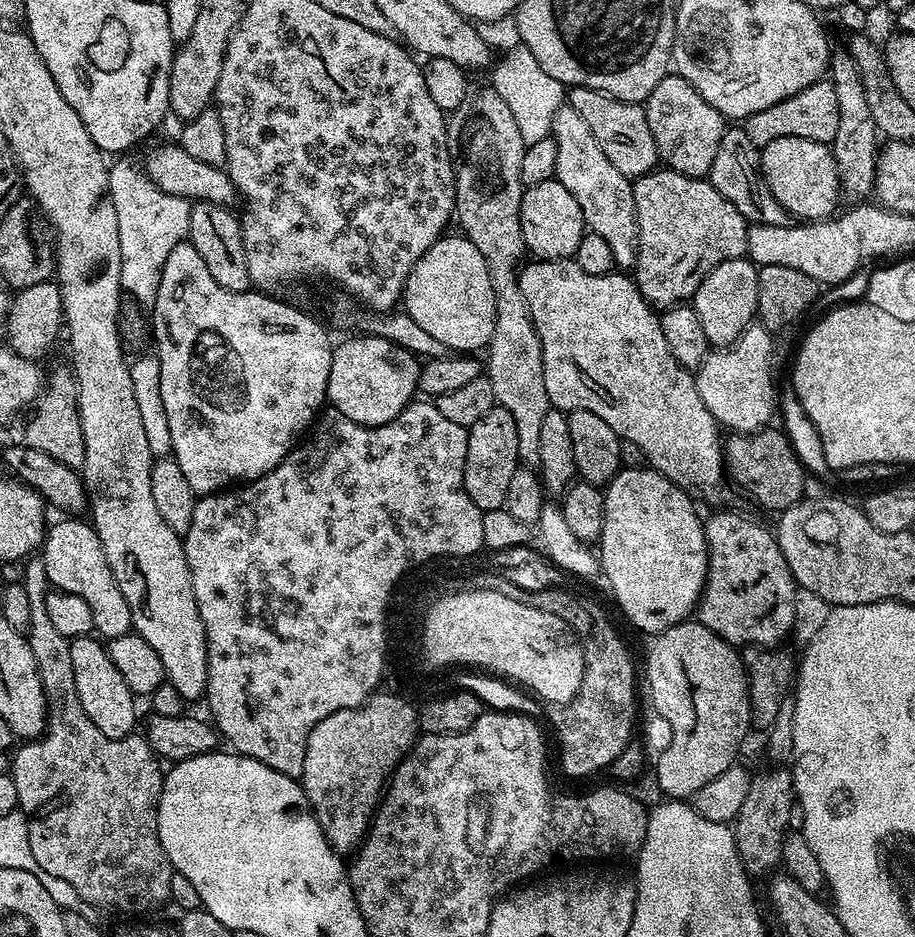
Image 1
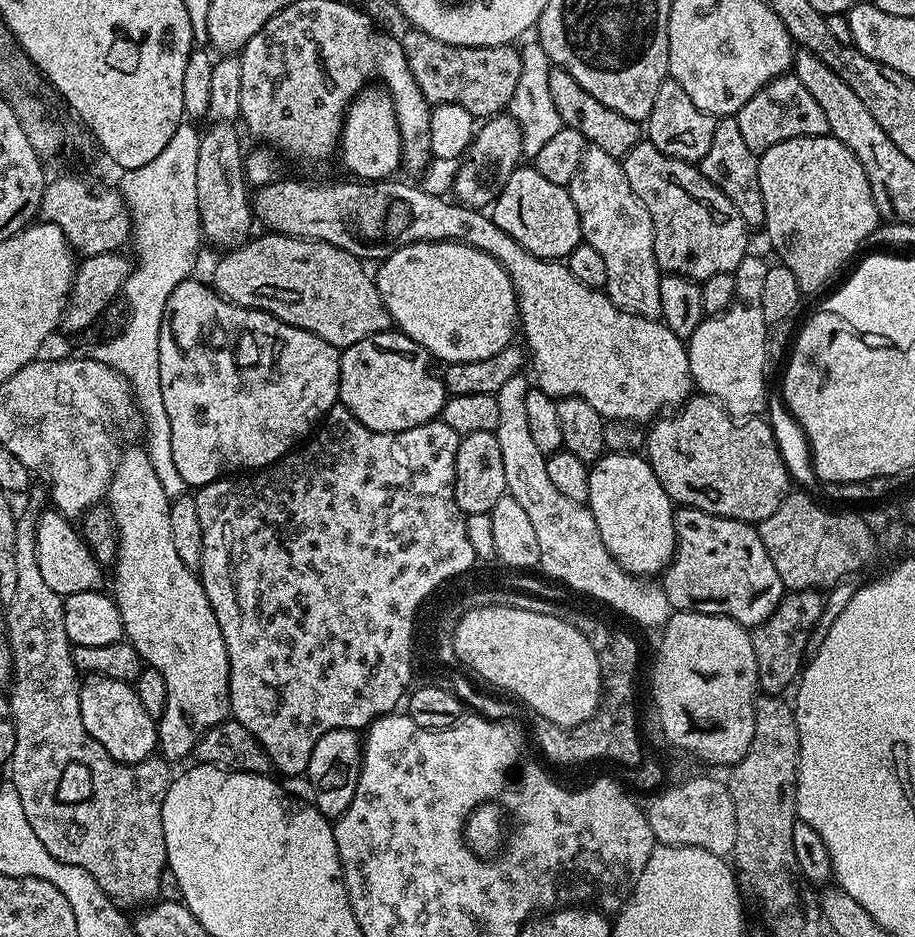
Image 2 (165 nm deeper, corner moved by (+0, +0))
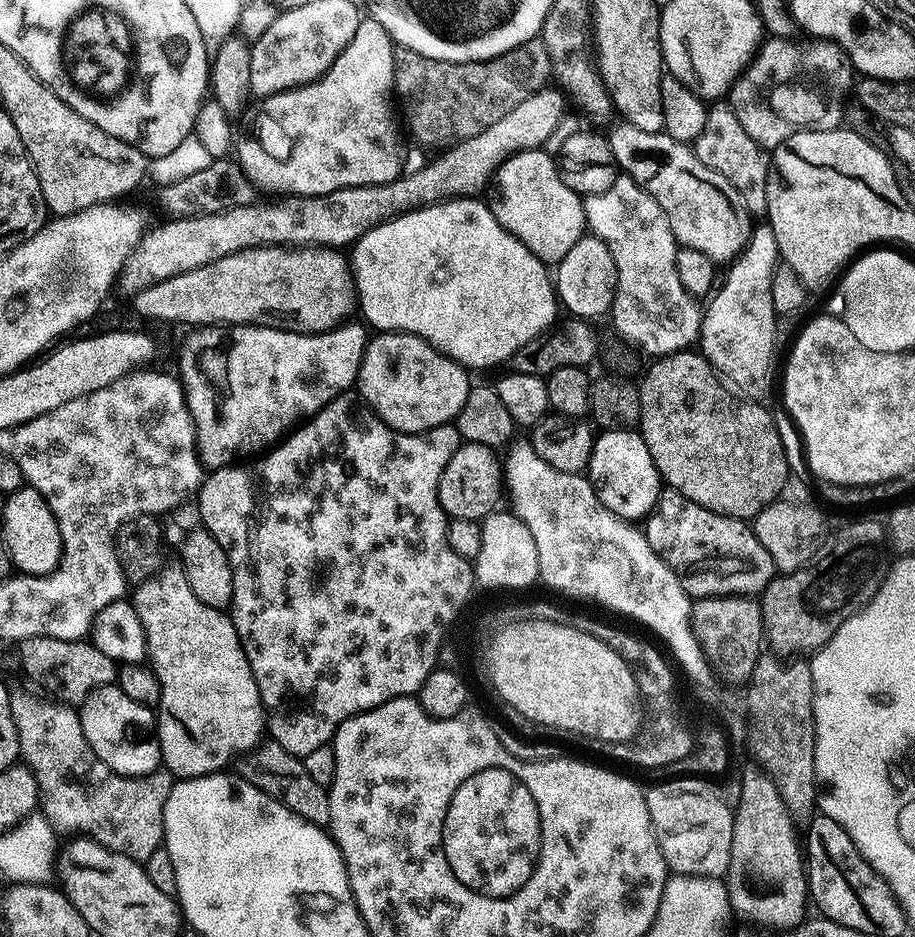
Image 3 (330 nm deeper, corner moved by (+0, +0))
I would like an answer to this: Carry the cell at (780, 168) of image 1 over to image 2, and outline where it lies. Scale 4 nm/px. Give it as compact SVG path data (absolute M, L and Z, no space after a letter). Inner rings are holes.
M830 134L790 138L759 153L758 186L762 186L764 203L763 231L768 231L768 240L780 255L777 256L779 263L791 270L804 294L823 293L829 287L827 284L839 274L840 267L859 250L860 243L871 241L882 223L862 162L858 162L854 153Z

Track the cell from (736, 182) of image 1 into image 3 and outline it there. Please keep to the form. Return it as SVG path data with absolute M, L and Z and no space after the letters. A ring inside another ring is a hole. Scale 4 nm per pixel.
M709 107L708 121L702 130L702 134L695 140L694 148L697 153L720 152L714 159L715 167L720 173L742 194L742 202L746 202L746 210L753 218L764 218L768 214L768 199L766 198L766 186L768 185L768 173L770 171L770 156L761 144L754 142L750 134L746 134L742 122L733 114L731 107Z

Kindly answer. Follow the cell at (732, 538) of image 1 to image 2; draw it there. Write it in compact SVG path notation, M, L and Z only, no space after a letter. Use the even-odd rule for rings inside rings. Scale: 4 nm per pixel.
M683 506L676 508L676 552L662 573L662 587L673 609L728 616L749 630L766 622L786 595L756 524Z

